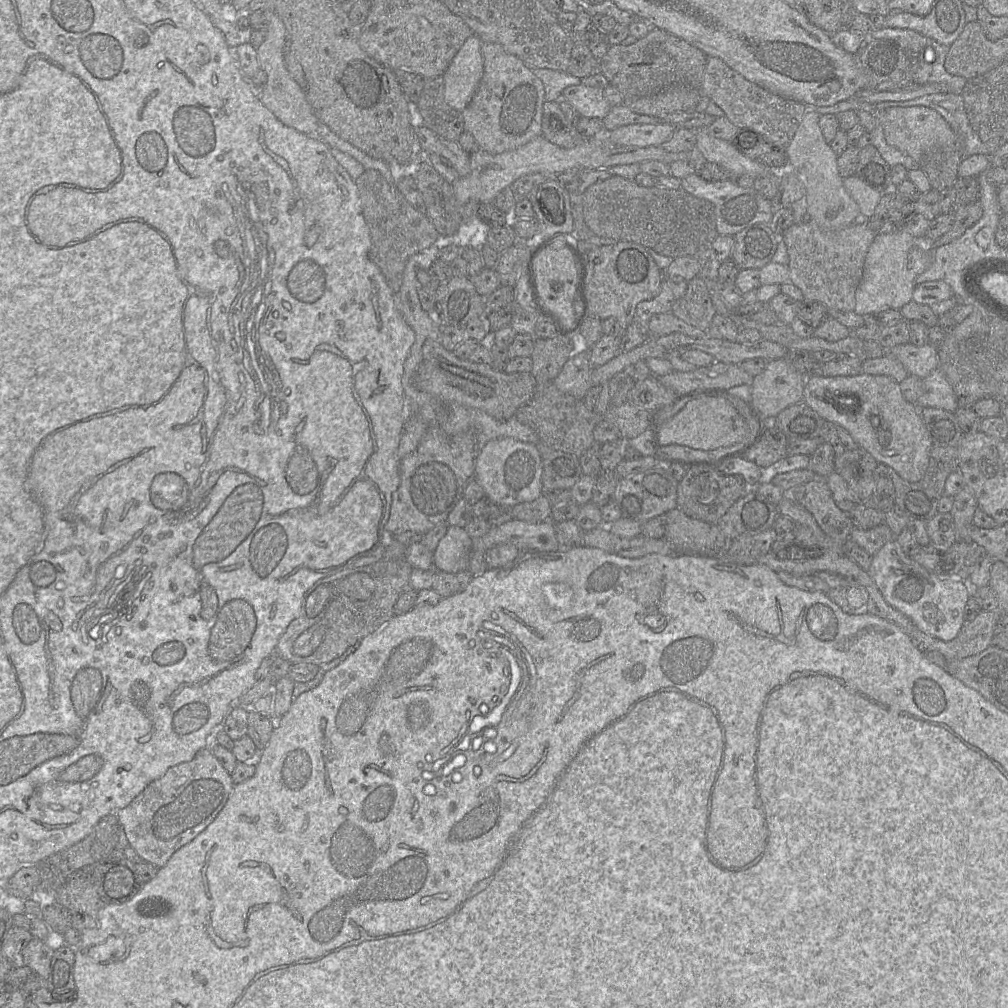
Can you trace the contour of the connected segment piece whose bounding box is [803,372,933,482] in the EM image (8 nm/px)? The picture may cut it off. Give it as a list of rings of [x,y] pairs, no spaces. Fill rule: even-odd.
[[[862,372],[856,376],[819,376],[810,375],[806,378],[803,402],[818,413],[825,421],[835,423],[846,429],[857,444],[869,452],[879,464],[884,464],[897,472],[908,482],[919,481],[925,474],[928,465],[932,441],[928,429],[916,404],[907,401],[900,389],[899,383],[884,375],[869,375]],[[839,395],[853,395],[857,400],[857,408],[839,410],[836,407],[836,397]]]

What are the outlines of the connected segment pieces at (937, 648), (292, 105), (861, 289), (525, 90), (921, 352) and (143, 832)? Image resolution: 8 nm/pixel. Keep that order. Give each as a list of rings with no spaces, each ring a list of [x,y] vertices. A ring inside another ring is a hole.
[[[981,611],[972,621],[965,622],[958,635],[950,641],[942,641],[925,634],[913,623],[910,638],[921,651],[940,653],[946,660],[960,660],[981,653],[992,645],[997,611]]]
[[[265,11],[265,14],[268,21],[267,34],[265,40],[257,48],[257,59],[260,69],[264,70],[267,75],[267,81],[260,89],[259,99],[283,124],[304,134],[315,134],[319,120],[308,103],[303,90],[289,73],[284,61],[287,35],[285,25],[275,12]]]
[[[885,228],[877,232],[868,249],[863,276],[855,294],[854,311],[862,316],[886,309],[900,310],[912,300],[916,278],[933,262],[930,242],[917,239],[902,228]]]
[[[483,41],[481,53],[483,74],[474,95],[461,114],[464,130],[473,134],[480,149],[491,154],[499,154],[514,150],[541,135],[543,104],[546,102],[545,89],[542,81],[533,71],[518,57],[506,52],[500,44]]]
[[[910,342],[886,349],[886,353],[898,359],[909,375],[926,378],[938,369],[938,349],[927,343],[916,346]]]
[[[209,747],[199,750],[193,759],[170,767],[166,773],[149,783],[127,806],[115,814],[132,847],[142,861],[153,864],[158,869],[164,866],[172,854],[191,842],[218,815],[226,804],[234,788],[228,773]]]

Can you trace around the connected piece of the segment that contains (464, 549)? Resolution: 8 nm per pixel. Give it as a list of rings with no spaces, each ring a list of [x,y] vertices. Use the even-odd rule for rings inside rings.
[[[448,526],[433,552],[433,570],[457,574],[468,568],[472,539],[465,529]]]

